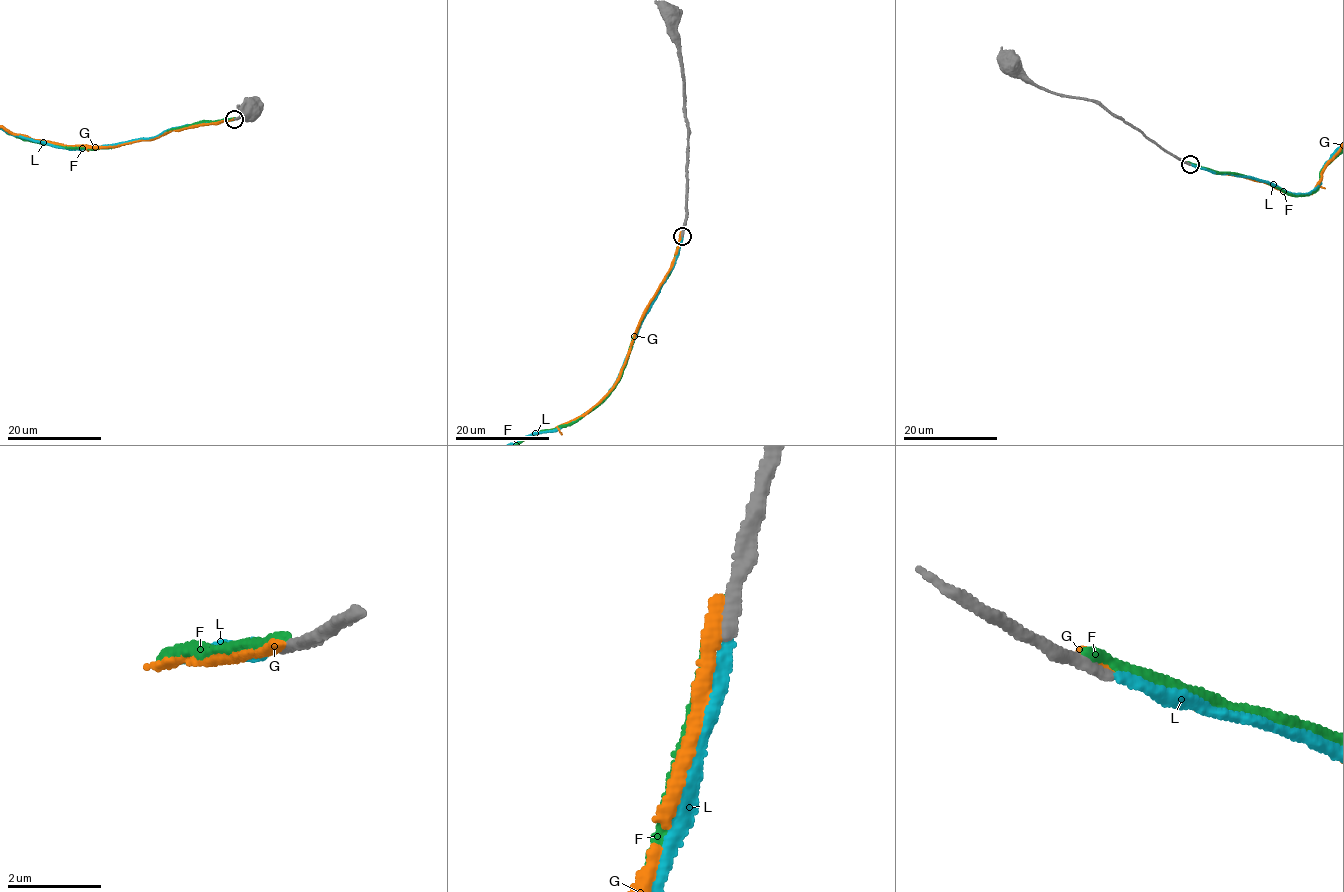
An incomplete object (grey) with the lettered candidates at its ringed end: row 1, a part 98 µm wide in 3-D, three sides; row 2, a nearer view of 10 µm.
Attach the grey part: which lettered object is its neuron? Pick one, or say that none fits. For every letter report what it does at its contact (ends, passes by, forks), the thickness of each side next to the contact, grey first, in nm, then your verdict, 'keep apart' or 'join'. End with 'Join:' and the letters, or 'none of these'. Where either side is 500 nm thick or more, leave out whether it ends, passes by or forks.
F: it ends there; 280 nm thick on the grey side, 260 nm on the other; keep apart
G: it ends there; 280 nm thick on the grey side, 260 nm on the other; keep apart
L: it ends there; 220 nm thick on the grey side, 220 nm on the other; join
Join: L

